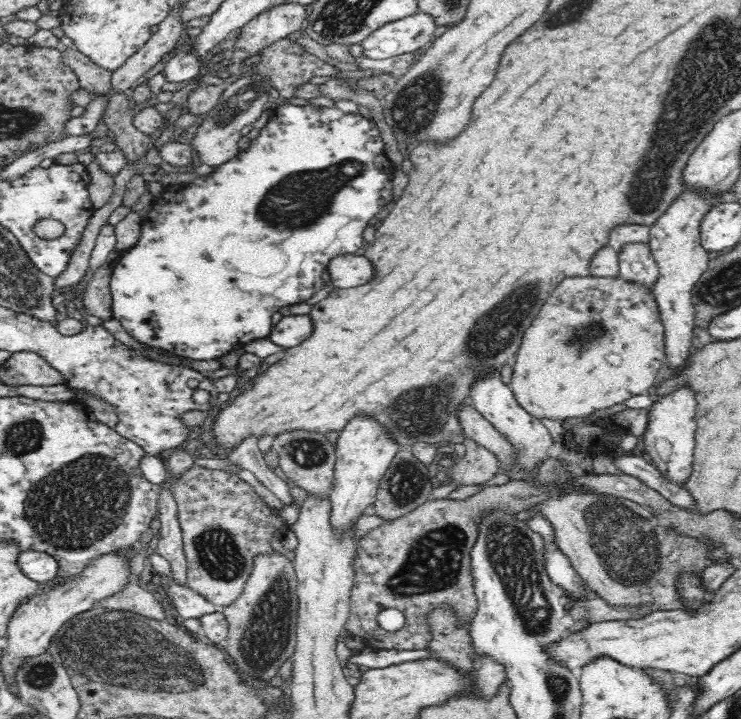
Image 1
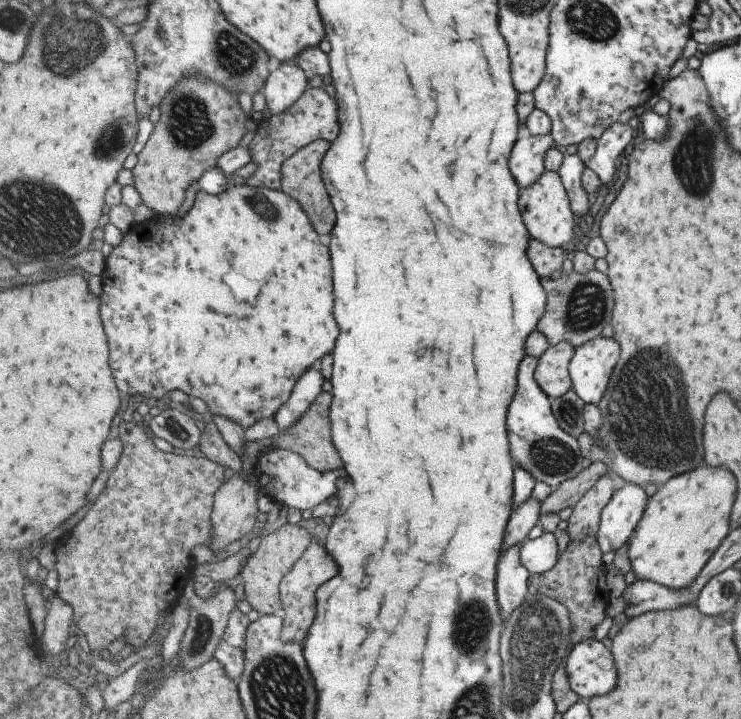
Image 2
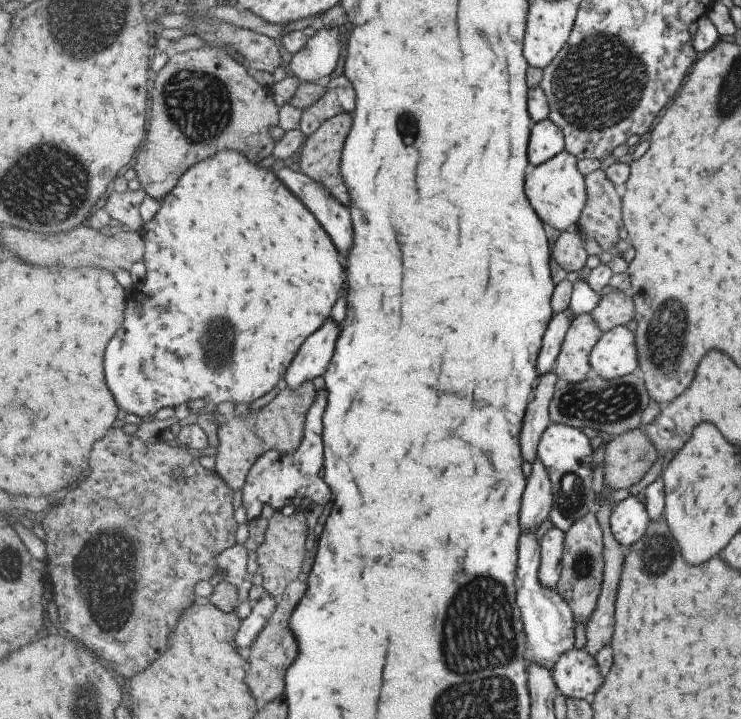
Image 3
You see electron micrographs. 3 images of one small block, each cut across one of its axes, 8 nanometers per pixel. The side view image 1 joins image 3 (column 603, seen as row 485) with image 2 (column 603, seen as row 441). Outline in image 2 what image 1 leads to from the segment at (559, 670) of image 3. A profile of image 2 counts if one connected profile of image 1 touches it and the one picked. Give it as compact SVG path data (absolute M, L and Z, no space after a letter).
M595 638L574 645L568 656L571 688L581 699L609 694L617 688L617 666L611 647Z

